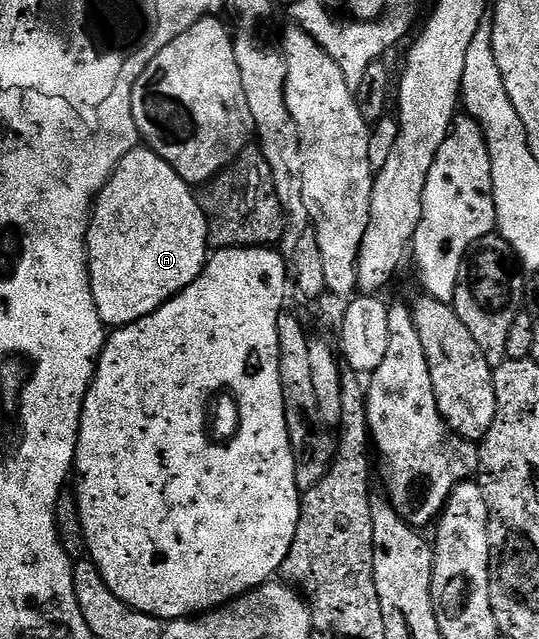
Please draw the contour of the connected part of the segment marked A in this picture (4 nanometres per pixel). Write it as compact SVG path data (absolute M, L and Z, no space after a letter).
M139 146L128 154L124 154L124 158L116 166L114 173L110 175L110 180L98 193L98 199L90 214L90 229L86 232L86 261L90 271L90 285L96 302L96 310L100 314L102 323L111 329L123 328L125 324L131 324L152 314L161 304L168 303L177 292L185 290L202 273L202 268L207 262L206 243L208 243L206 216L202 213L202 205L195 189L182 180L180 174L176 174L176 170L172 170L172 166L168 166L168 162L164 162L164 158L160 158L160 154L156 154L150 148Z

